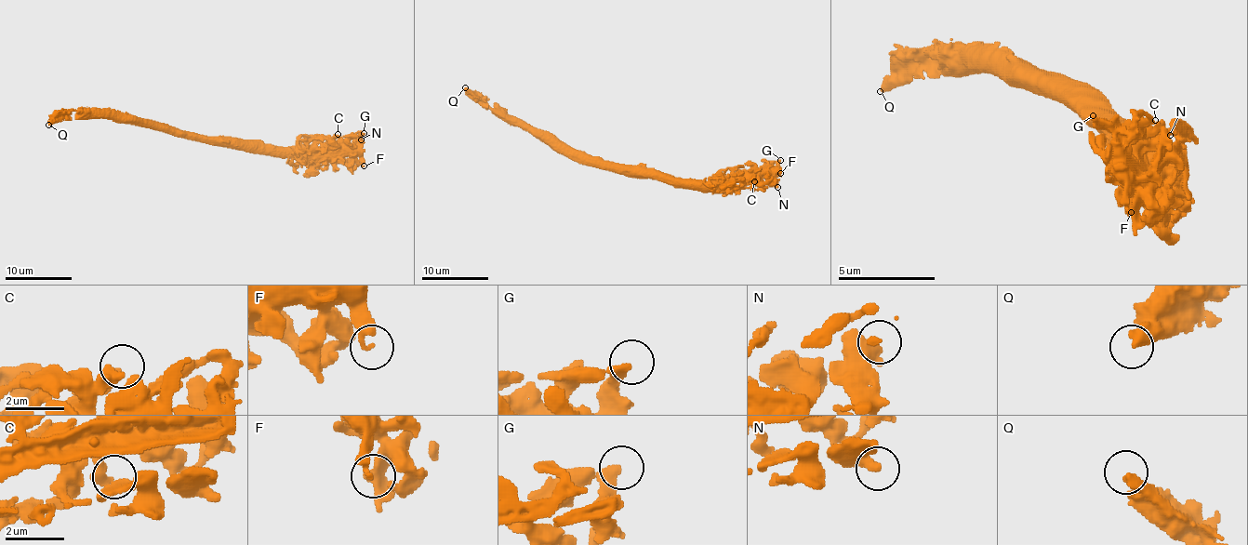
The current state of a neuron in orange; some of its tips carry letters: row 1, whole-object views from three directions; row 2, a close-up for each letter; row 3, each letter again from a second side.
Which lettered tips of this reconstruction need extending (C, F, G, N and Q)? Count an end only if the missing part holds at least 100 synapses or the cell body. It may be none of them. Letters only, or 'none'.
Q

